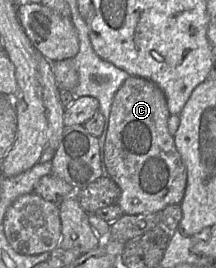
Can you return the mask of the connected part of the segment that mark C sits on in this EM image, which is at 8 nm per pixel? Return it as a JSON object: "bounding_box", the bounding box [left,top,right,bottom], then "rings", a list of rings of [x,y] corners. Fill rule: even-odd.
{"bounding_box":[104,75,187,215],"rings":[[[130,75],[114,95],[104,145],[104,163],[108,172],[108,177],[111,178],[120,189],[120,197],[117,201],[117,205],[121,208],[123,214],[138,215],[156,213],[162,211],[169,205],[181,204],[183,200],[187,183],[187,171],[181,159],[181,156],[177,151],[175,140],[168,130],[168,119],[170,115],[171,114],[167,106],[167,101],[164,92],[161,90],[159,86],[157,86],[156,83],[146,78]]]}

